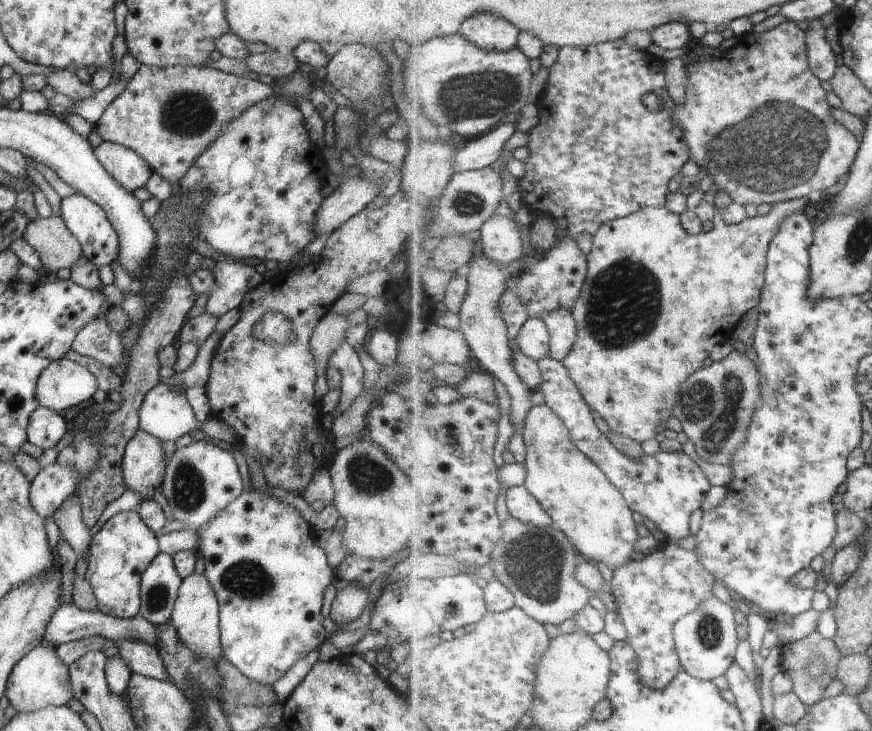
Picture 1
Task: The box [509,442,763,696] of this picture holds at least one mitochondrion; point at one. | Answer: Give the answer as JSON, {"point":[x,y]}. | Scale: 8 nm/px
{"point":[709,630]}

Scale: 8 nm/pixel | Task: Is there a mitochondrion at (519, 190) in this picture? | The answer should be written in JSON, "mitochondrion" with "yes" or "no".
{"mitochondrion":"no"}

